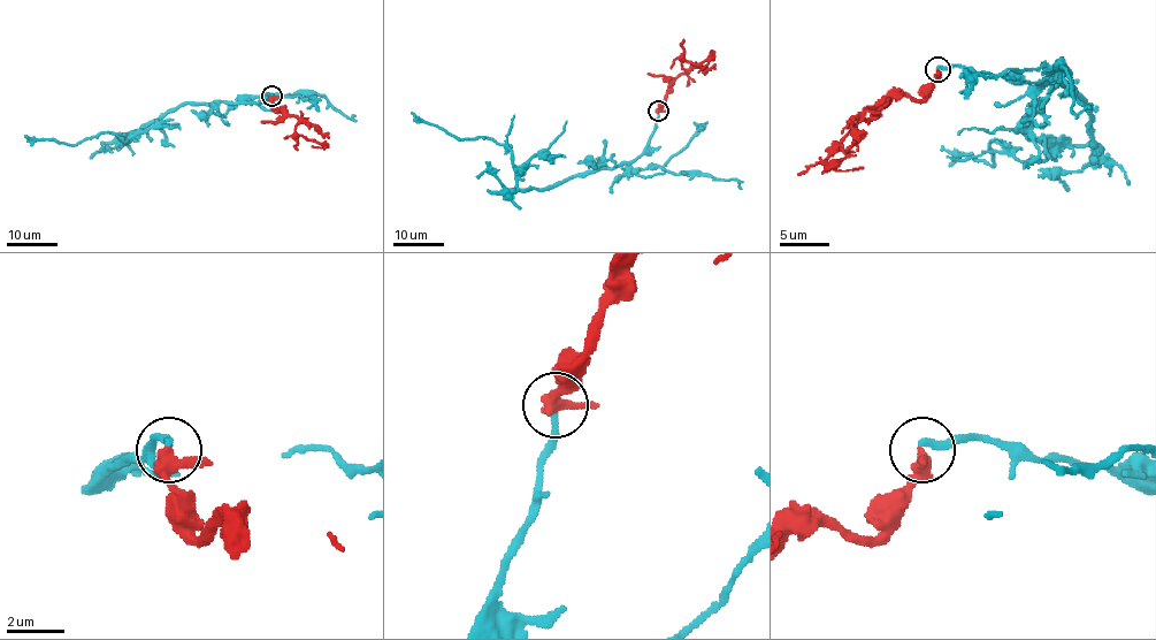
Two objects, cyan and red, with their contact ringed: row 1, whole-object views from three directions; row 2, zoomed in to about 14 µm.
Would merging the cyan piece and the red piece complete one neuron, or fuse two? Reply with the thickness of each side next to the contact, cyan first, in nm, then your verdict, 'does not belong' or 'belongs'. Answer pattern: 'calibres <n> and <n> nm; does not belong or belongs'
calibres 240 and 380 nm; does not belong

